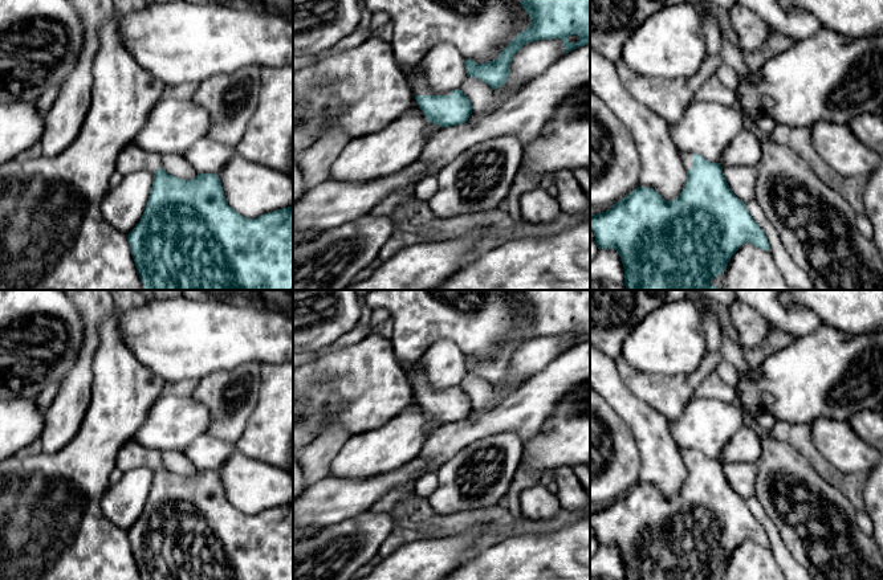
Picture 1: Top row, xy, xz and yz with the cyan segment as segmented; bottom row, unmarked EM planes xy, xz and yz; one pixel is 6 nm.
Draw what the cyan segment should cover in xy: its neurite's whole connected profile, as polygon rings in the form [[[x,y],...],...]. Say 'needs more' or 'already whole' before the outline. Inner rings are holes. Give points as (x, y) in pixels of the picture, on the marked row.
needs more; [[[133,142],[123,147],[118,154],[115,171],[122,176],[137,171],[148,171],[154,175],[151,192],[142,218],[127,234],[127,241],[130,244],[138,274],[143,283],[143,290],[293,290],[293,207],[268,212],[257,218],[244,217],[225,201],[221,181],[216,173],[198,173],[198,176],[191,180],[179,179],[163,169],[162,155],[147,152]]]

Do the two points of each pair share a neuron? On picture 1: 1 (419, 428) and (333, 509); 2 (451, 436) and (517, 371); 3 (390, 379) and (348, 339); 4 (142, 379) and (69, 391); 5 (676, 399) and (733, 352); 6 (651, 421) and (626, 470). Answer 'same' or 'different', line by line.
1: same
2: different
3: different
4: different
5: different
6: different

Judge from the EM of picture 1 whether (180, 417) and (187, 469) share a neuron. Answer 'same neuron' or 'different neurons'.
different neurons

